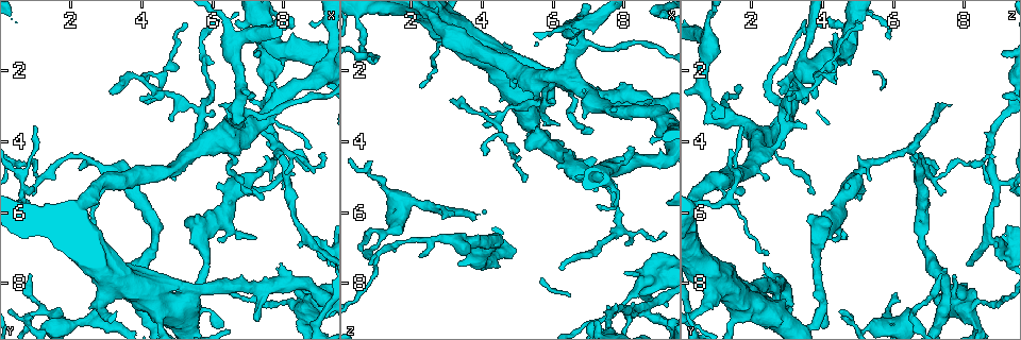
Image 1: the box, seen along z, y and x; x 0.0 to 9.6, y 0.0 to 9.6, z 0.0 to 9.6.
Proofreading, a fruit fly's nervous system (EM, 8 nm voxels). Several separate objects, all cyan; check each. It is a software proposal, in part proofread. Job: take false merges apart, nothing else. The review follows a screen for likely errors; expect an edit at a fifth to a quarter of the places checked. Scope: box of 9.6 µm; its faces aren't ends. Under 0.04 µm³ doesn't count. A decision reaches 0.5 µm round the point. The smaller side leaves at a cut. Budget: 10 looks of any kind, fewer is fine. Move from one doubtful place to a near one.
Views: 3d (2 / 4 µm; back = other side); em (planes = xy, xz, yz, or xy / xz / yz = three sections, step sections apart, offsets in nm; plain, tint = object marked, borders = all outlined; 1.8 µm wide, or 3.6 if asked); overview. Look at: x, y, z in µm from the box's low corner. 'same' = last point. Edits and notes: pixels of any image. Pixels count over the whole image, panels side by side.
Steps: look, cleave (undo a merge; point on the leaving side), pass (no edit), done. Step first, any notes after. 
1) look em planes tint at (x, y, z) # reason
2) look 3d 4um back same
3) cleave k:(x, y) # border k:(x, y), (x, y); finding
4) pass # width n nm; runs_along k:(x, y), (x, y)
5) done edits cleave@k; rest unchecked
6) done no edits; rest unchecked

look 3d 4um at (5.60, 3.10, 2.90) # arms part here

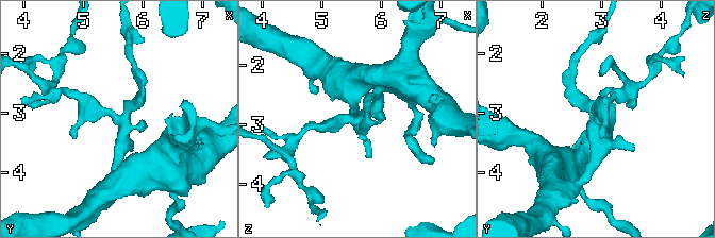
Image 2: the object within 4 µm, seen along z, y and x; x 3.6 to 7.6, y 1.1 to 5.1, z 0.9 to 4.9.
look em planes plain at (5.65, 3.15, 2.90) # shape alone is not enough

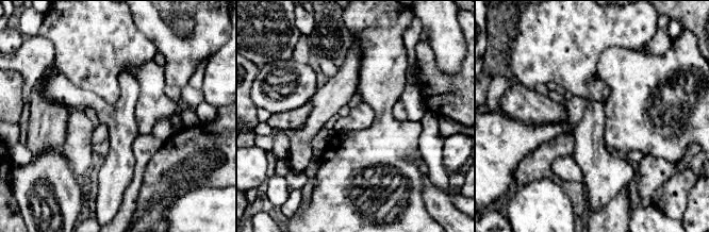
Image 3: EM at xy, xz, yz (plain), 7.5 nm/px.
look em planes borders same # see the neighbours

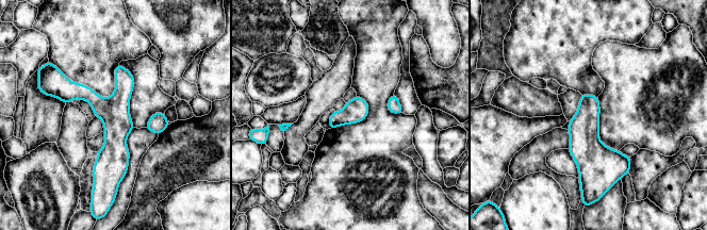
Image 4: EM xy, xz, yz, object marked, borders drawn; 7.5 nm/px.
pass # width 180 nm; runs_along 4:(61, 76), (113, 118), (107, 177); all the same neuron

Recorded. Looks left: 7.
look 3d 2um at (6.90, 3.20, 1.25) # a narrow waist

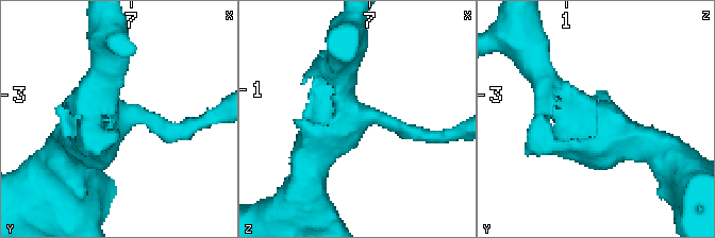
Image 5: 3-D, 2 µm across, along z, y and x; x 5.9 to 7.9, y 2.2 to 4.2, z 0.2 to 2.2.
look em xz step 8 tint at (6.84, 3.24, 1.28)

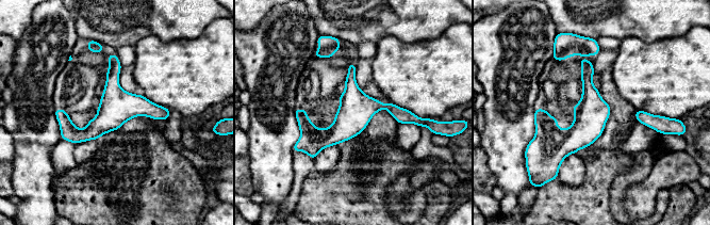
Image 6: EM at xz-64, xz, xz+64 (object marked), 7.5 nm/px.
look em planes tint same

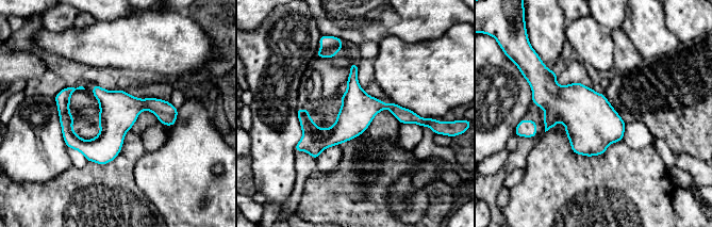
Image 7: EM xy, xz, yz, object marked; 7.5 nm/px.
pass # width 260 nm; runs_along 7:(418, 119), (366, 107), (301, 146); all the same neuron

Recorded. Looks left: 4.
look em yz step 4 tint at (4.25, 6.00, 6.70) # thin neck

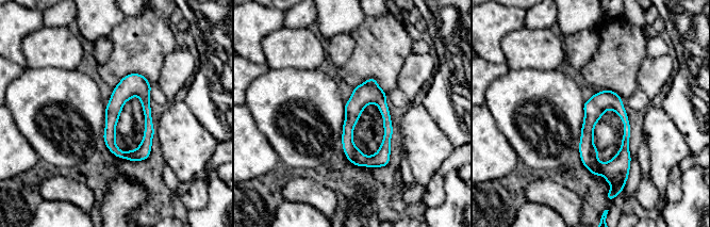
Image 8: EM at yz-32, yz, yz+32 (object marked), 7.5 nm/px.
look em planes tint same # another direction

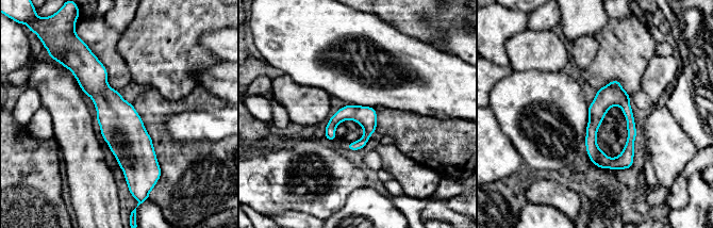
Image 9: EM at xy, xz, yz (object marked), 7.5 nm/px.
pass # width 160 nm; all the same neuron

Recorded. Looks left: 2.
look 3d 4um back at (8.65, 6.75, 8.75) # branch point

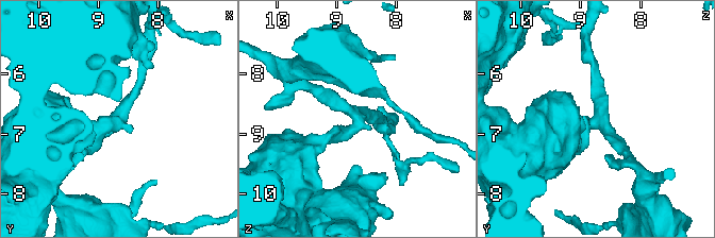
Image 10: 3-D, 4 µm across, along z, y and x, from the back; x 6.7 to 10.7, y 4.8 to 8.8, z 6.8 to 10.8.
look em yz step 8 borders at (8.65, 6.80, 8.80)

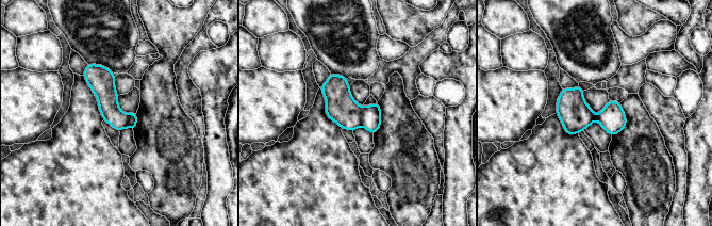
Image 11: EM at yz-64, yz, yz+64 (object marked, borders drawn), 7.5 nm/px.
cleave 11:(371, 115) # border 11:(362, 107), (360, 125); two neurons meet here

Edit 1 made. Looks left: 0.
done edits cleave@11; rest unchecked

